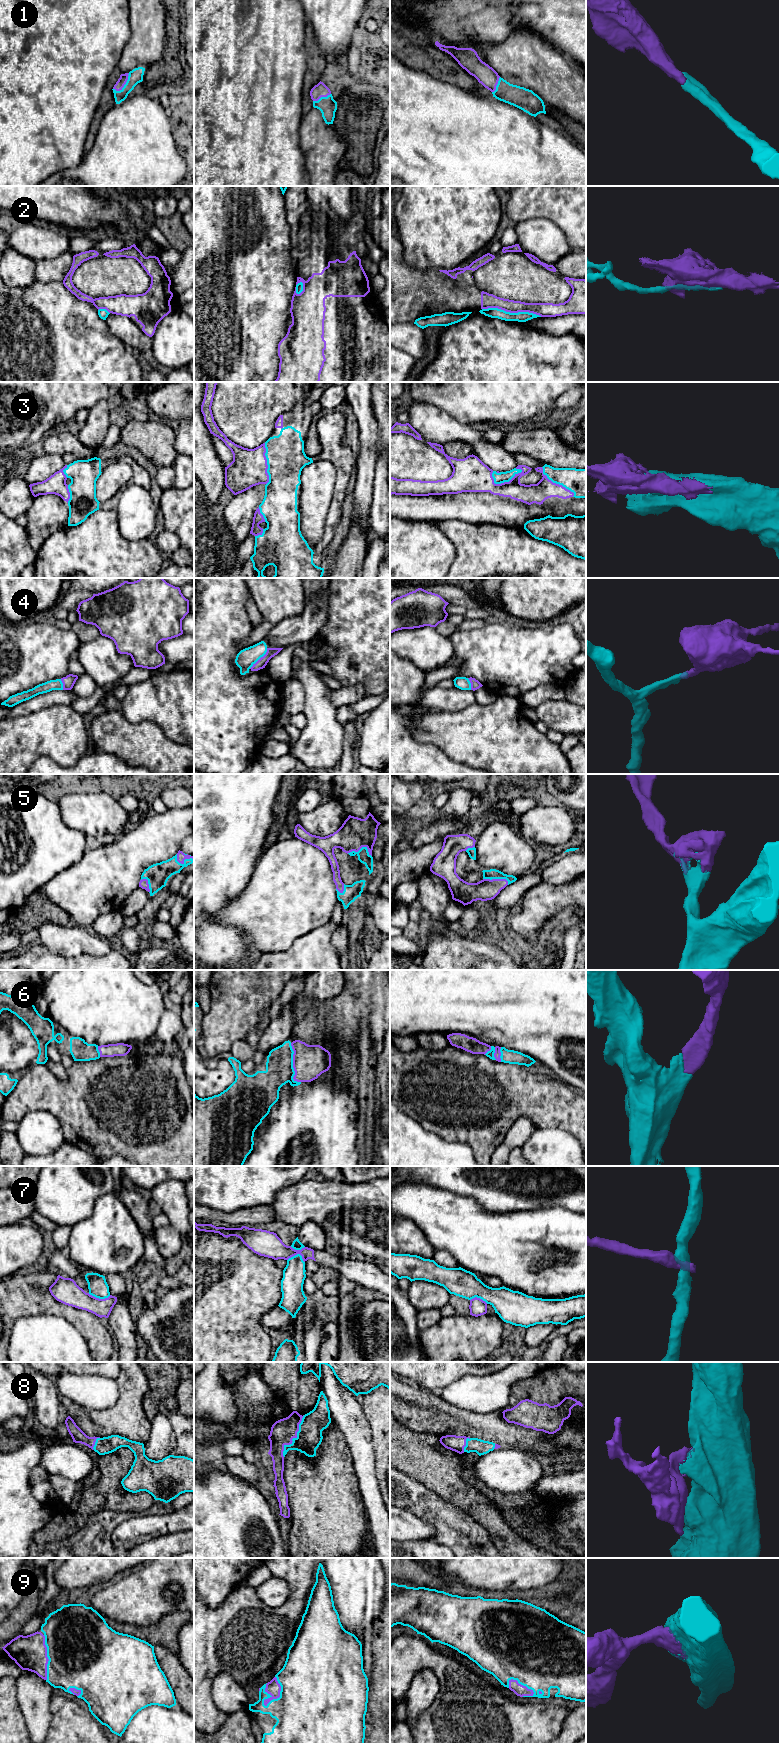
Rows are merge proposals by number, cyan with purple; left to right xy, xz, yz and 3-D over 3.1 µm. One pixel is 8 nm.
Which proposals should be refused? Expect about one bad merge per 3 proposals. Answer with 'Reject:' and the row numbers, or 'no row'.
Reject: 2, 7

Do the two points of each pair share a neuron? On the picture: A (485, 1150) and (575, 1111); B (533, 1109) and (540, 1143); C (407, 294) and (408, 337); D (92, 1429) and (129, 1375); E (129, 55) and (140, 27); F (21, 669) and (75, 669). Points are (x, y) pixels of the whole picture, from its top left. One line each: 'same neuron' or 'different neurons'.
A: same neuron
B: different neurons
C: different neurons
D: same neuron
E: same neuron
F: different neurons

